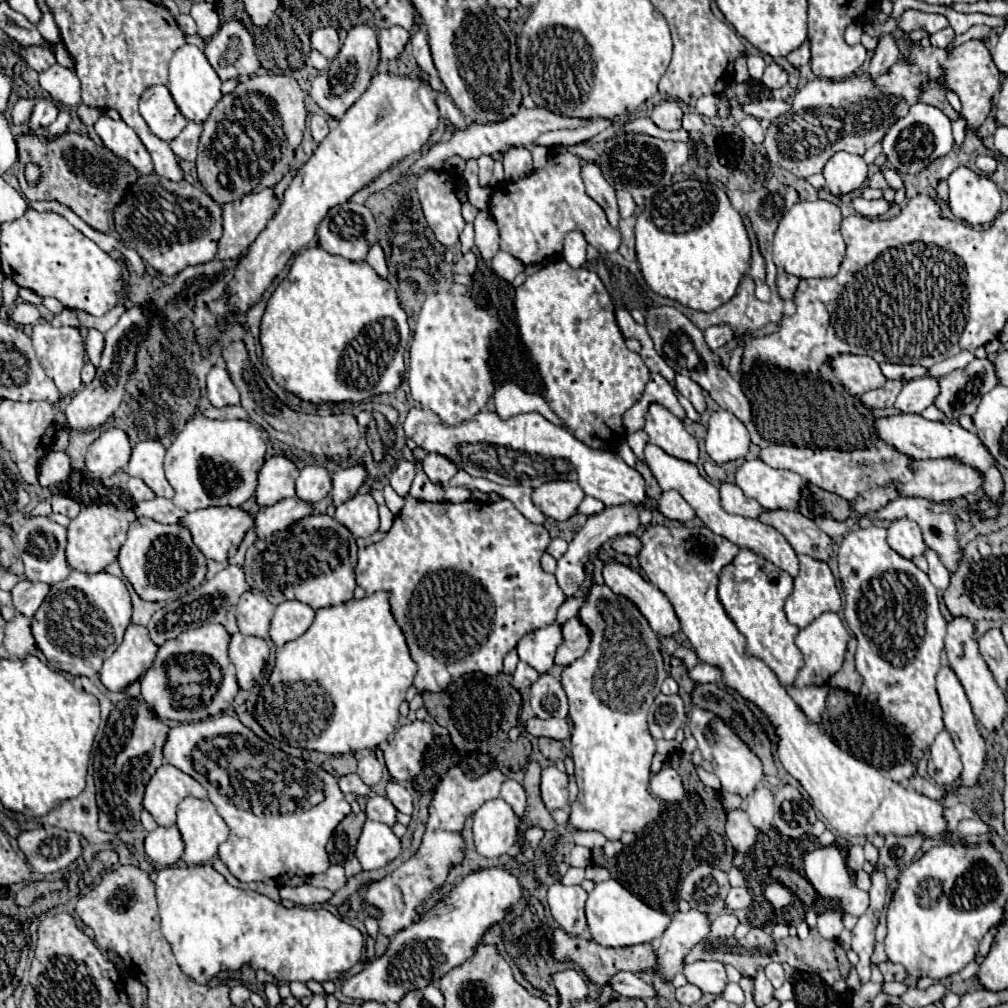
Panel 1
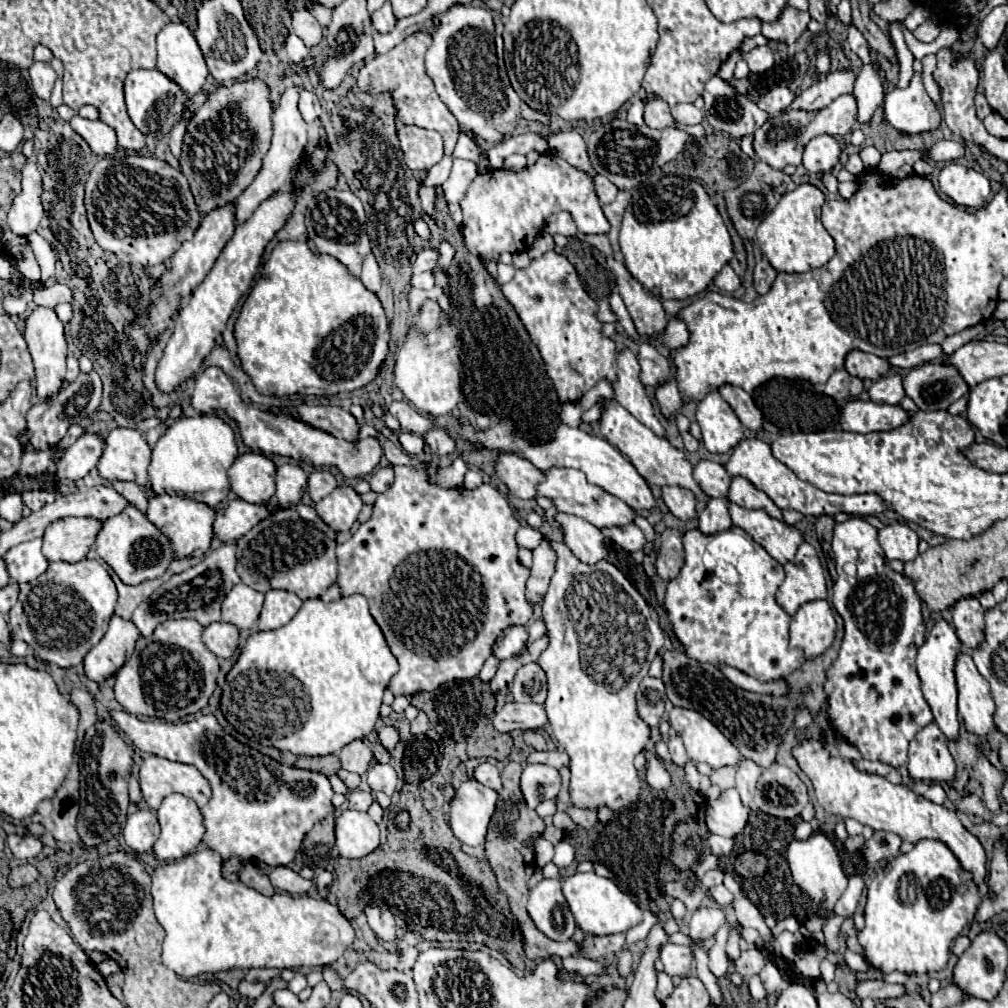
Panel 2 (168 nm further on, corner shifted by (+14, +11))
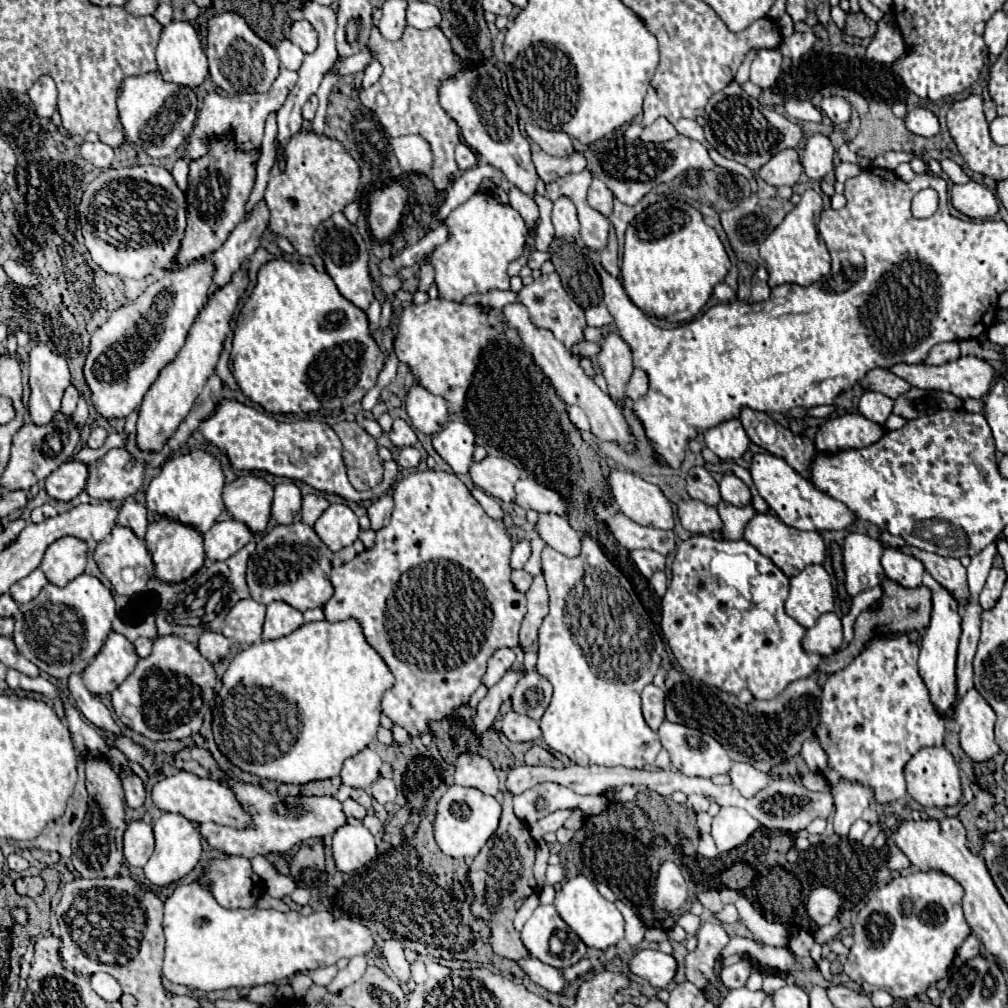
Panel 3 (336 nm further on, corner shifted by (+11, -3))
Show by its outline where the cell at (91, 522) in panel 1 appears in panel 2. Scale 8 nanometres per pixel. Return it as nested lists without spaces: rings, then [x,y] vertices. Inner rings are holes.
[[[63,517],[53,521],[43,535],[43,555],[49,561],[77,563],[85,559],[101,529],[99,521],[87,517]]]

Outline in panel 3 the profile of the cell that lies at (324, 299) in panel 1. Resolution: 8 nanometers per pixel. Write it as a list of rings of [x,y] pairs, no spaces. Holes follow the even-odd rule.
[[[274,259],[258,271],[256,287],[240,311],[230,361],[242,393],[268,413],[310,413],[360,401],[374,387],[384,367],[384,353],[372,337],[366,311],[344,299],[328,273],[316,271],[312,263]]]

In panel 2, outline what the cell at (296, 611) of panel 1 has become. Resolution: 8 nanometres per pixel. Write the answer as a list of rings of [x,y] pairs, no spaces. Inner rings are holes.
[[[275,589],[267,591],[257,629],[259,631],[271,631],[271,629],[279,629],[279,627],[287,625],[295,617],[295,613],[299,611],[301,603],[303,601],[295,593],[275,591]]]

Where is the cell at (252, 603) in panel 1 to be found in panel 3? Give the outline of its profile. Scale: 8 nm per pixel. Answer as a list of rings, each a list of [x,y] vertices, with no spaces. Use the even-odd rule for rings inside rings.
[[[242,599],[236,603],[224,619],[224,635],[236,643],[252,645],[260,641],[264,625],[266,605],[256,603],[254,599]]]

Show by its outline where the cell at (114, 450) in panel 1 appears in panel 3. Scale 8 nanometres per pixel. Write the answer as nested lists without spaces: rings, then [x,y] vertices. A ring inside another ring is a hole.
[[[68,461],[68,463],[62,463],[46,479],[46,491],[52,499],[72,501],[84,491],[86,481],[88,481],[88,465],[80,461]]]

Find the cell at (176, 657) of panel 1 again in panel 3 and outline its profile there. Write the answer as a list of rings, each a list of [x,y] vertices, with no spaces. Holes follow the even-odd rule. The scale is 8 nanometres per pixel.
[[[166,635],[154,641],[152,653],[146,659],[140,659],[132,675],[112,693],[112,705],[114,705],[118,719],[122,719],[126,727],[130,727],[136,733],[142,733],[144,737],[152,741],[184,739],[184,737],[194,735],[202,727],[204,709],[214,699],[214,685],[216,685],[214,667],[200,655],[198,647],[194,647],[192,643],[176,635]]]

